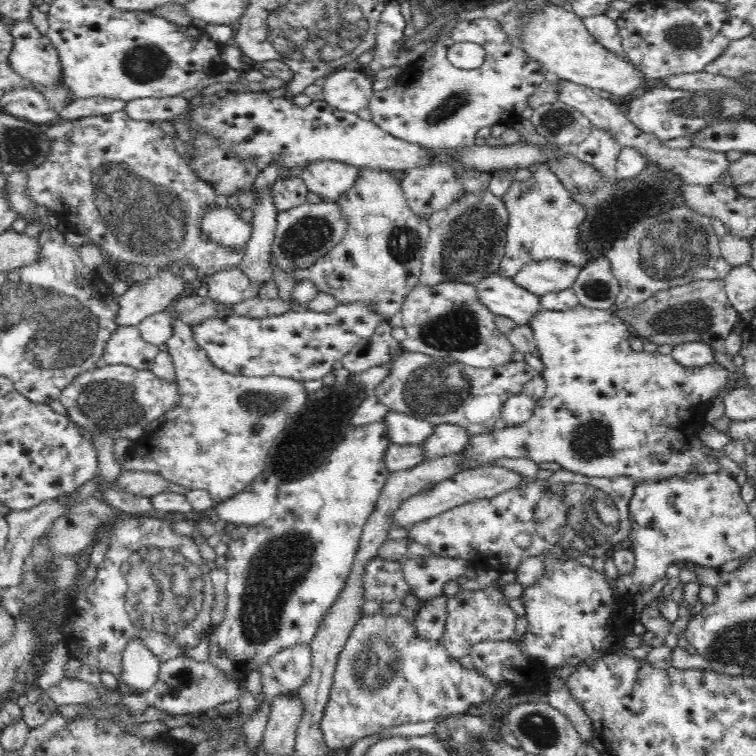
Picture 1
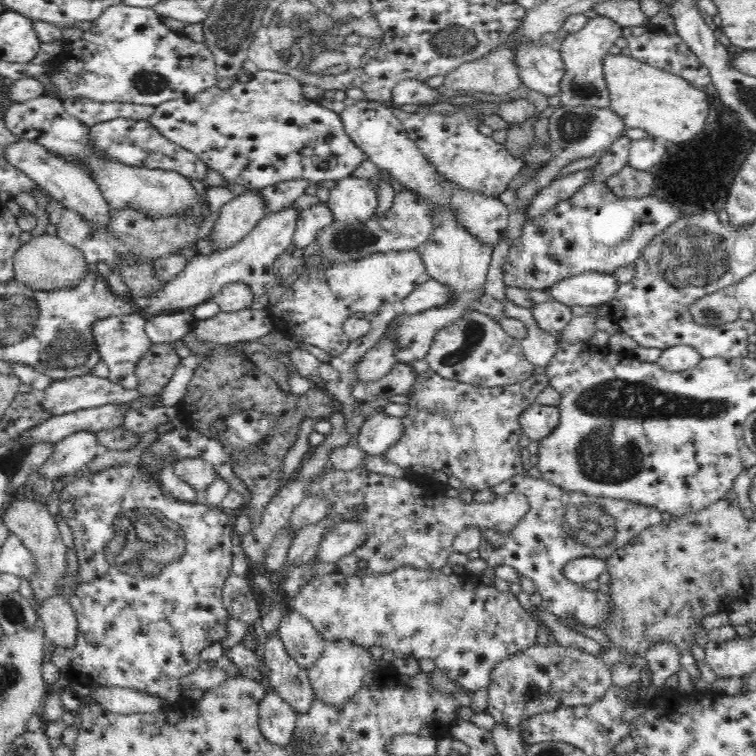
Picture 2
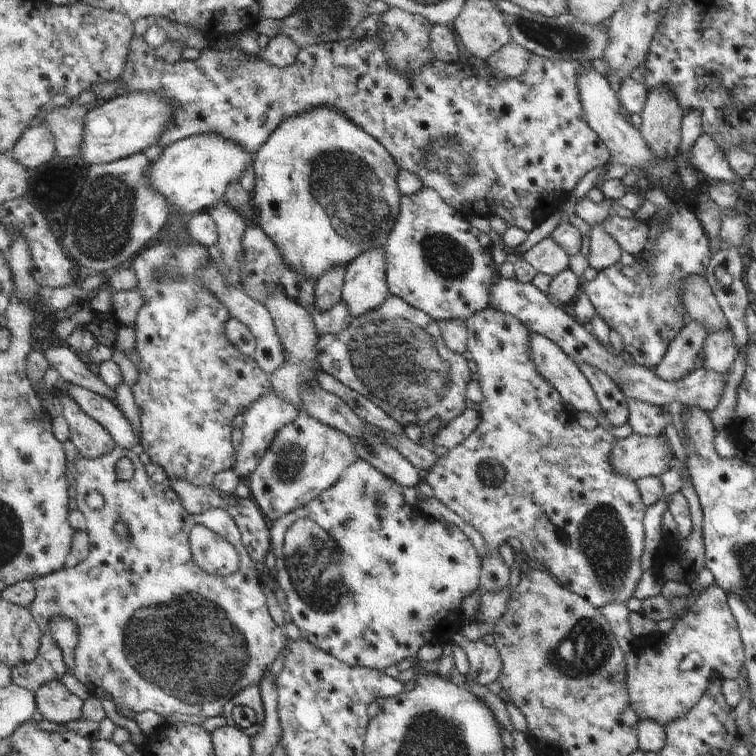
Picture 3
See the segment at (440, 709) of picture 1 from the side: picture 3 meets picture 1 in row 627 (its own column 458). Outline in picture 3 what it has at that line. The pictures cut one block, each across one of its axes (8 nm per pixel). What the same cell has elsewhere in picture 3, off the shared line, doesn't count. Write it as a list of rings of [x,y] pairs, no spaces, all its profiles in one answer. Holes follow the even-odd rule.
[[[391,294],[379,309],[352,320],[352,324],[344,332],[319,334],[317,348],[318,362],[324,372],[366,396],[402,427],[416,424],[420,428],[431,418],[439,417],[442,420],[442,427],[435,431],[439,434],[469,408],[465,406],[467,400],[465,388],[471,381],[472,362],[468,362],[446,346],[437,321],[399,296]]]

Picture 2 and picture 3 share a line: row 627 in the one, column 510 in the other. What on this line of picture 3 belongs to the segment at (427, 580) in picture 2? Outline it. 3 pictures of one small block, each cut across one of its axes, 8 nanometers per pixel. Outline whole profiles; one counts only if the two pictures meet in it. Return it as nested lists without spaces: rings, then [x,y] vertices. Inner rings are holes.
[[[492,307],[471,316],[466,321],[468,327],[468,350],[472,355],[472,365],[476,366],[479,375],[479,385],[484,395],[484,400],[480,403],[481,407],[481,424],[477,430],[459,446],[448,450],[446,454],[437,459],[435,468],[431,468],[431,472],[425,478],[434,489],[434,496],[440,500],[447,508],[451,509],[459,515],[467,524],[473,526],[484,539],[485,546],[488,548],[487,554],[482,558],[482,576],[480,592],[497,592],[503,590],[505,586],[499,586],[497,582],[497,572],[495,572],[495,548],[501,548],[509,538],[517,538],[523,546],[526,555],[531,559],[543,562],[546,570],[551,572],[552,576],[557,579],[563,588],[570,589],[571,592],[577,593],[578,596],[585,597],[596,608],[602,609],[606,605],[618,601],[626,603],[629,598],[634,597],[635,590],[638,588],[639,582],[642,580],[645,570],[641,568],[641,556],[643,556],[643,548],[645,543],[646,531],[644,530],[644,519],[648,510],[639,491],[638,482],[633,481],[623,473],[619,473],[610,464],[611,452],[614,444],[619,439],[615,438],[609,431],[602,427],[594,430],[586,430],[573,420],[567,422],[563,428],[563,406],[561,406],[561,393],[555,390],[549,382],[547,382],[543,374],[539,374],[537,366],[535,366],[532,357],[532,332],[518,317],[512,316],[510,313],[493,309]]]

